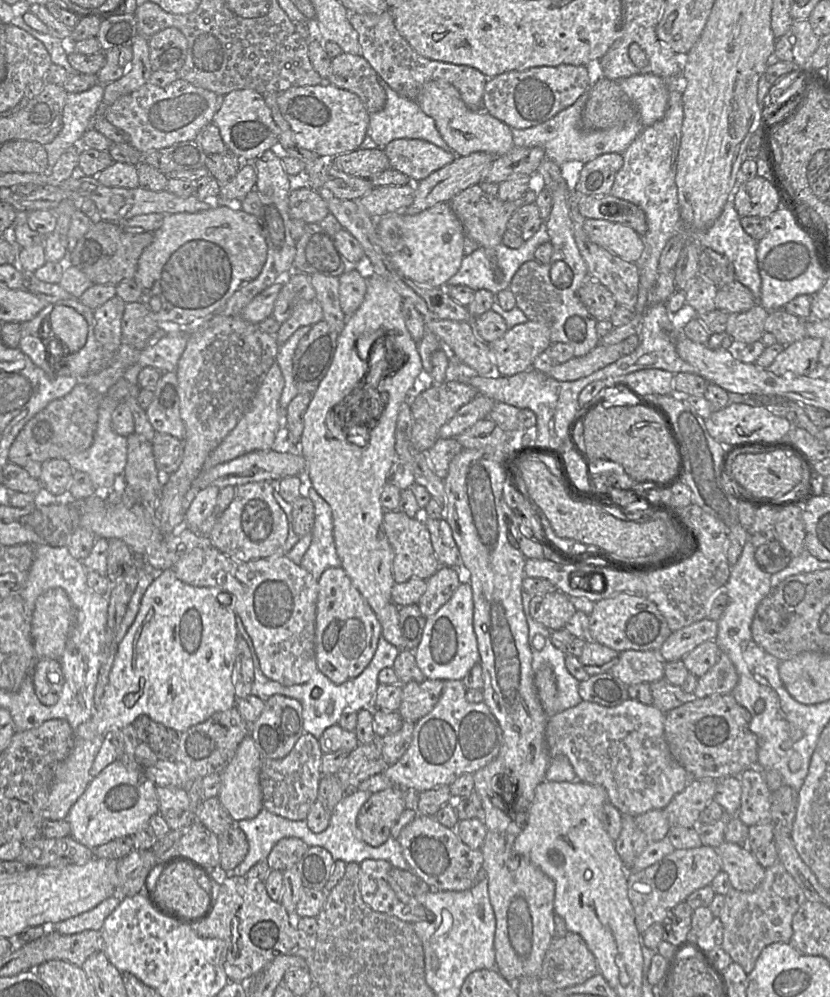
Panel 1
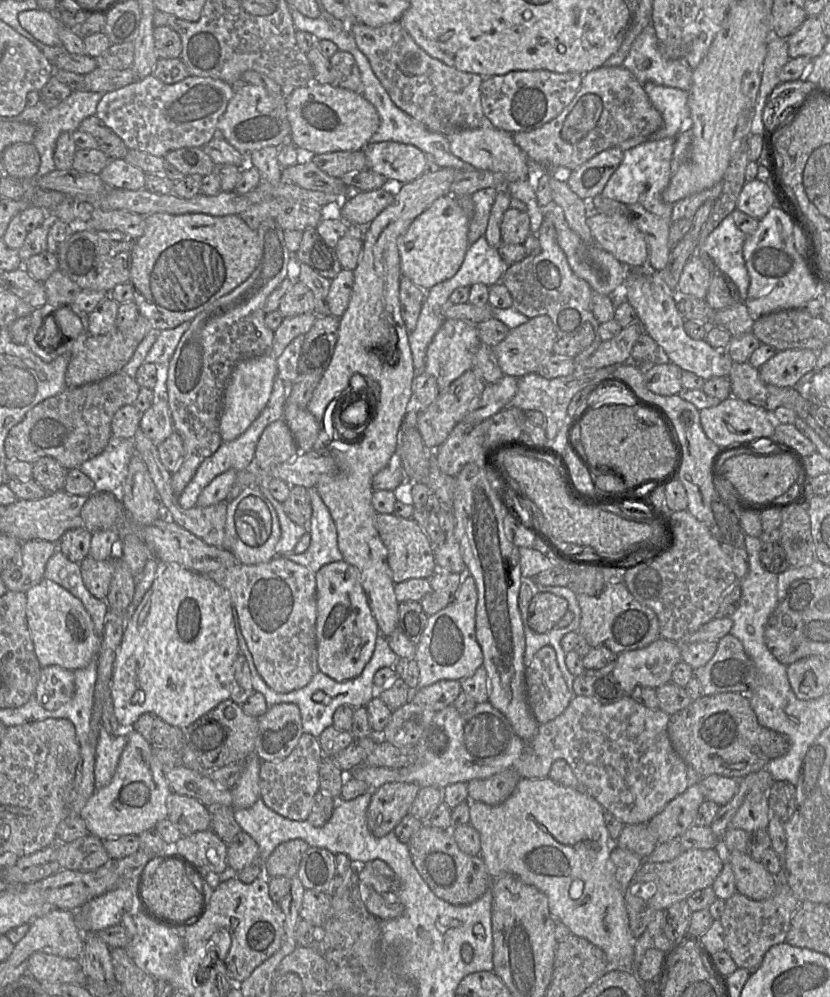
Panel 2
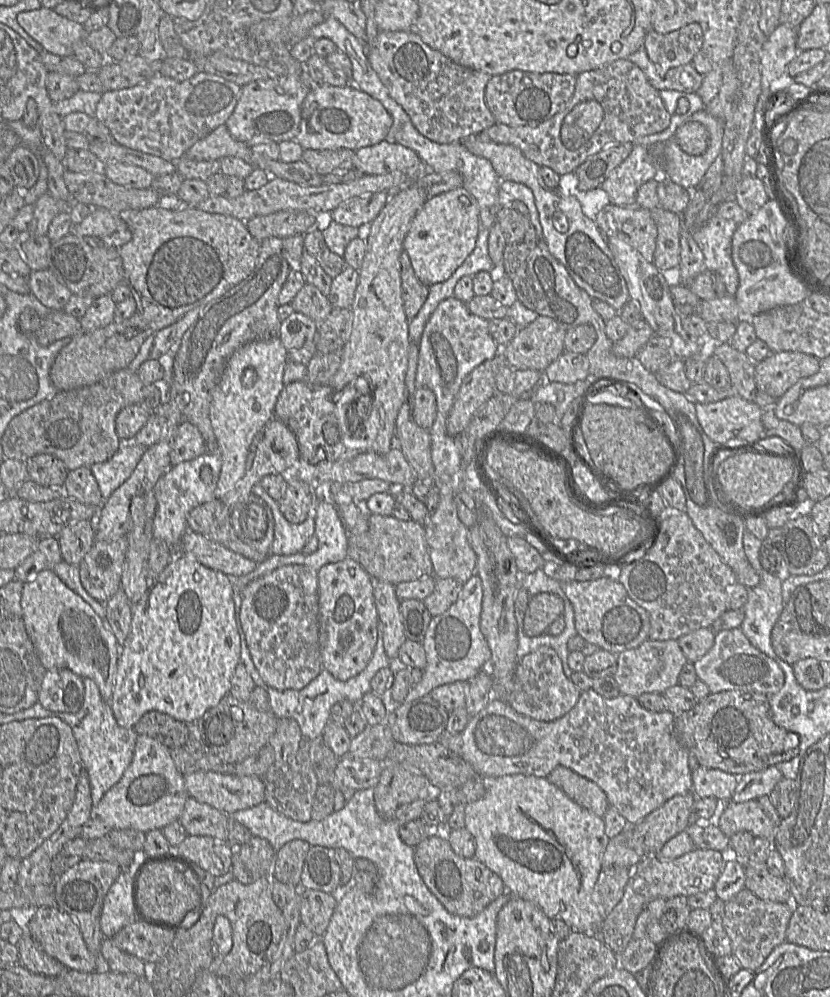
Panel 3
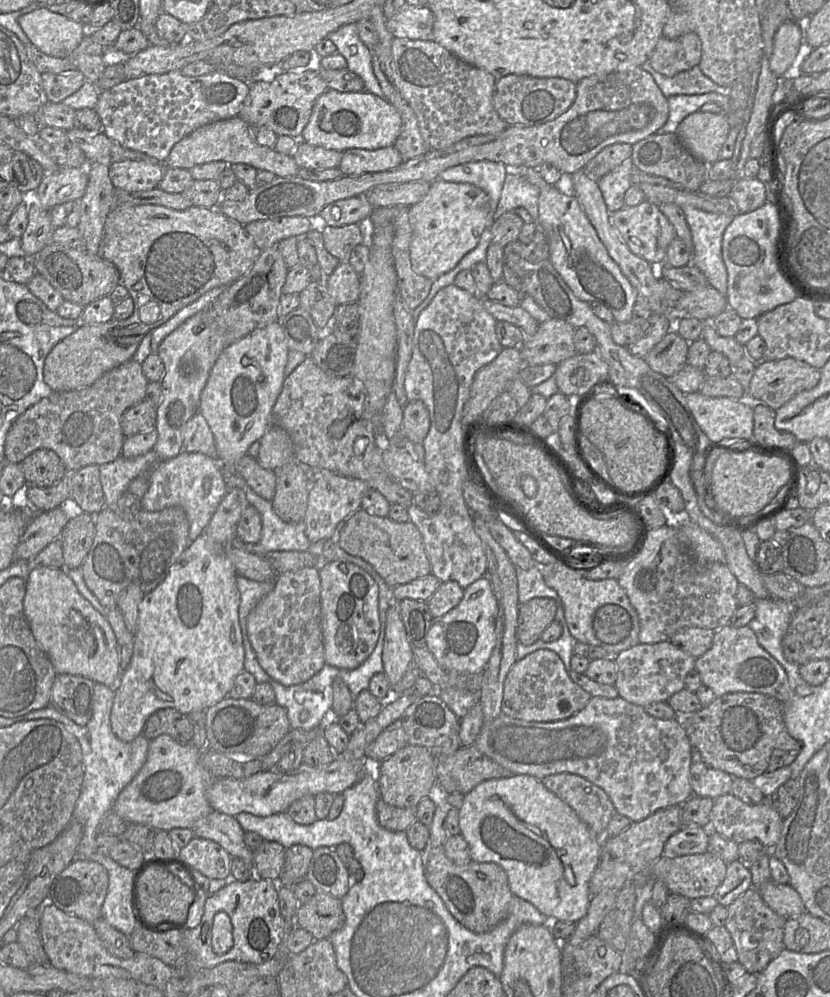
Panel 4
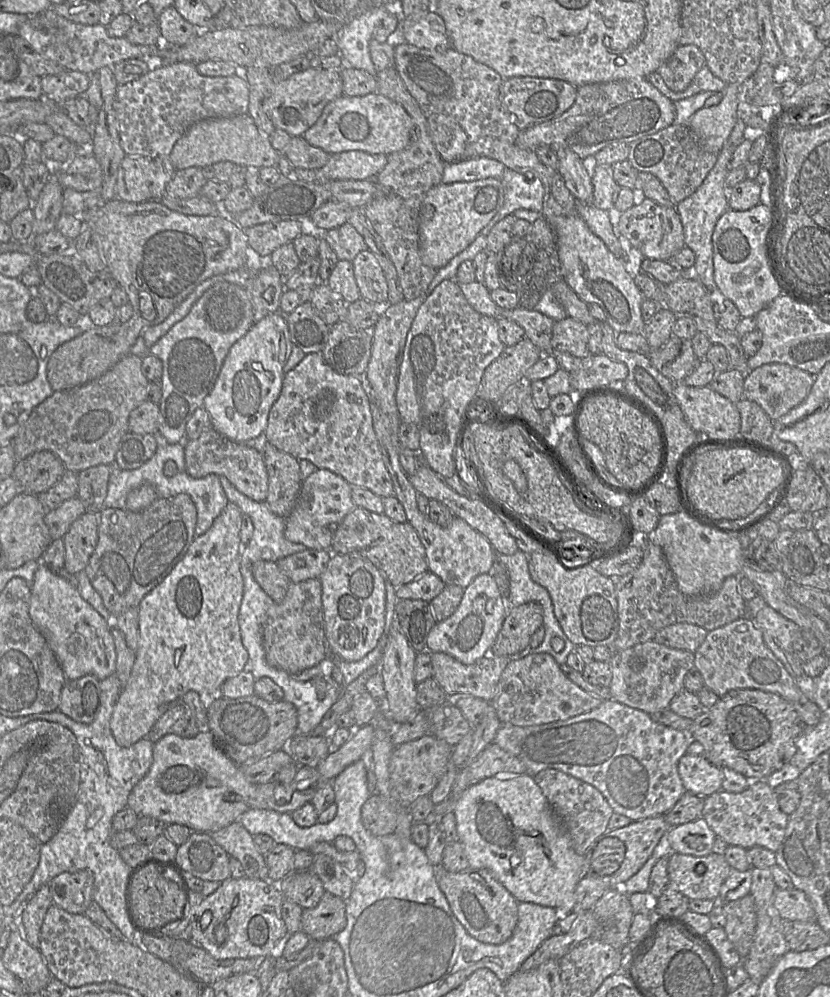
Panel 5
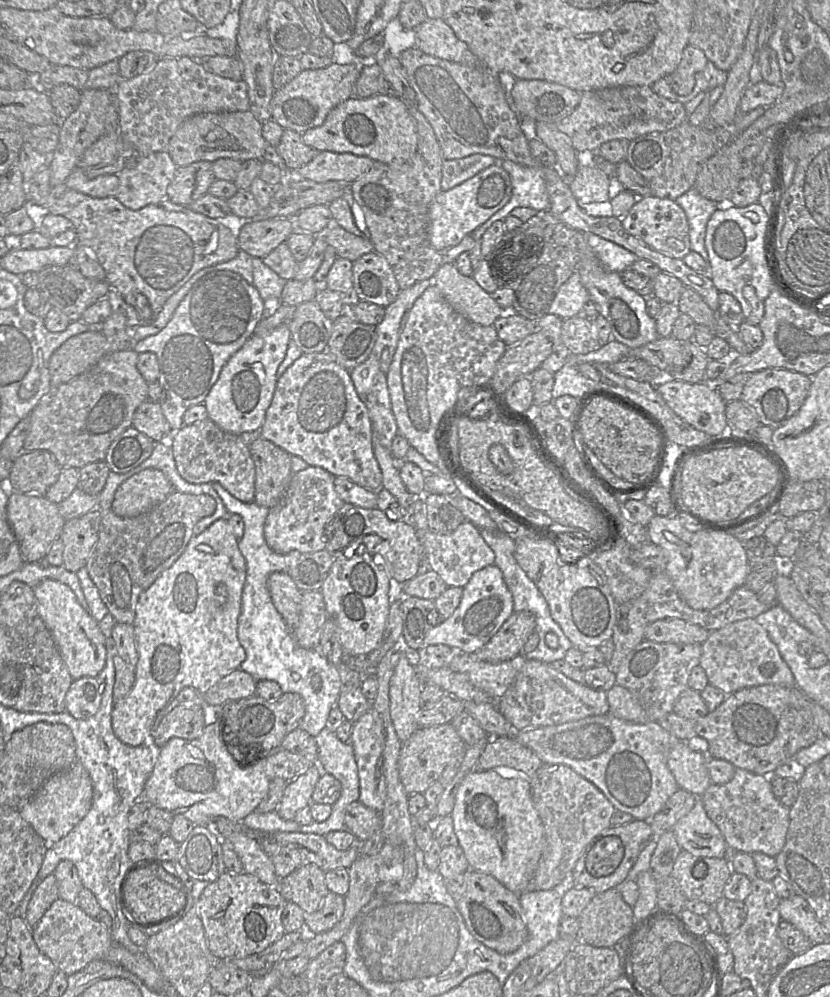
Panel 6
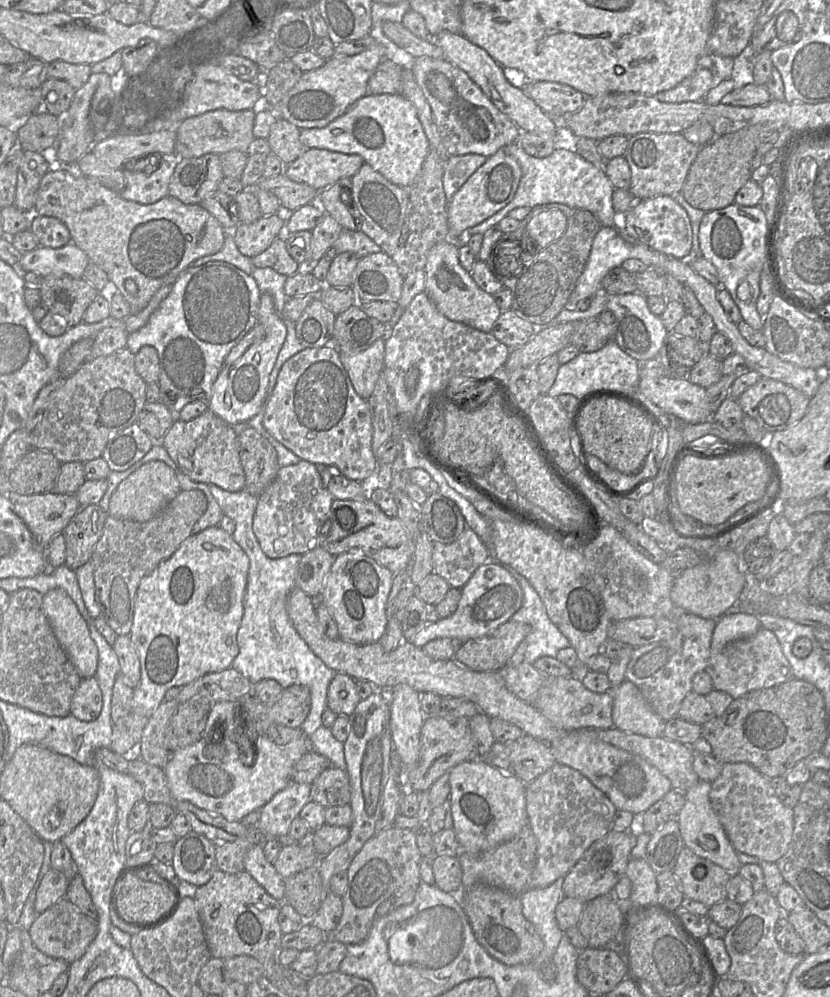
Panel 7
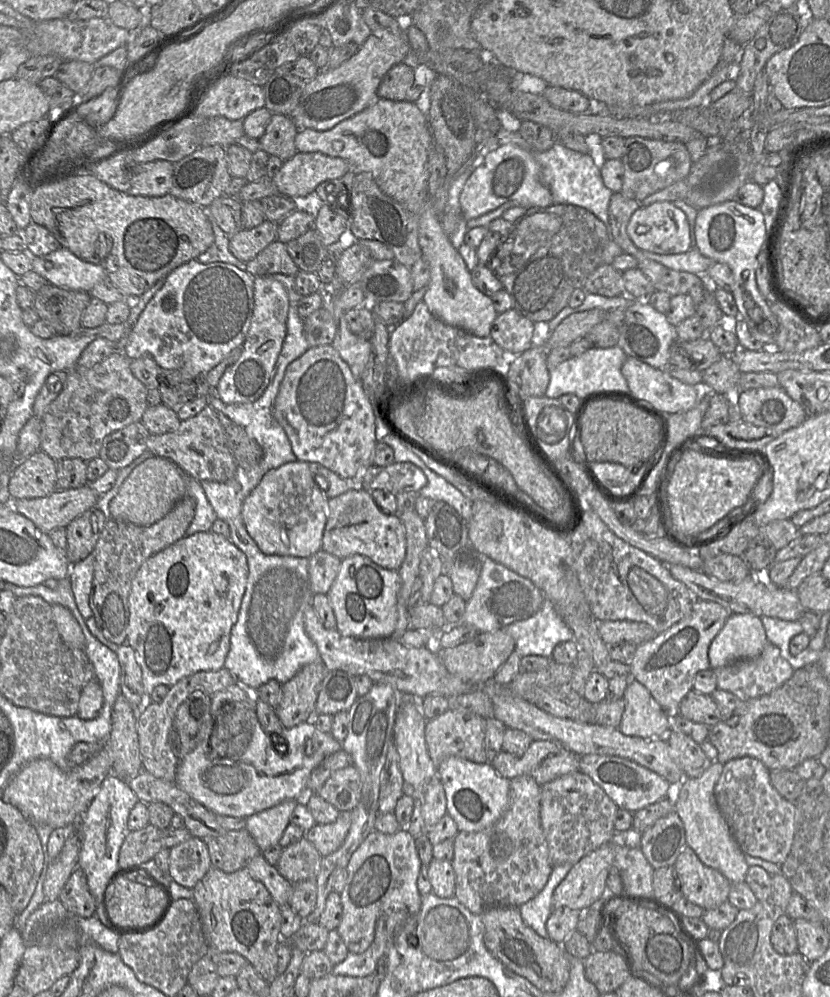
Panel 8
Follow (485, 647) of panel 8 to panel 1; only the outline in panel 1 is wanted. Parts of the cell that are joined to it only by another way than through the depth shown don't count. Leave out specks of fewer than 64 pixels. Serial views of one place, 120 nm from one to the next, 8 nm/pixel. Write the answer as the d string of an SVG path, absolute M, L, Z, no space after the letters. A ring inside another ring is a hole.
M557 589L535 594L529 606L532 618L551 631L565 628L566 623L576 612L569 596Z

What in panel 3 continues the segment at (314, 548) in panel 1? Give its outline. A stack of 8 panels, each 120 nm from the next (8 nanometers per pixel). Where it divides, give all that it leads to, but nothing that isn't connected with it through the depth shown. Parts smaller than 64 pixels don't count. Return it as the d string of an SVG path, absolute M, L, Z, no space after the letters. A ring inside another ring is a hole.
M316 497L314 521L315 535L318 538L318 548L315 552L300 552L293 555L270 554L258 563L251 576L256 576L274 565L304 565L318 571L326 564L346 559L347 530L336 507L329 499Z

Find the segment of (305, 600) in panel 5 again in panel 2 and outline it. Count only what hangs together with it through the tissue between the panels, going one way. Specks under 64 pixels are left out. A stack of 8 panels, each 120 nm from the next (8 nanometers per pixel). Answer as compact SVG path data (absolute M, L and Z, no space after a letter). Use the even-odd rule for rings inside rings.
M277 555L266 563L238 563L204 575L229 591L256 670L267 686L277 693L305 687L319 671L315 573Z

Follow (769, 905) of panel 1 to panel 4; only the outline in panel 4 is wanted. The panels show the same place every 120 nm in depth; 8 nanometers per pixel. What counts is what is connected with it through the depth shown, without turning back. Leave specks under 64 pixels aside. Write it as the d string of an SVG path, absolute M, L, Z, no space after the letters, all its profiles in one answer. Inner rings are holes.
M750 887L733 903L727 906L728 914L724 927L729 932L738 960L749 974L759 974L785 948L784 926L788 918L774 912L763 900L759 891Z

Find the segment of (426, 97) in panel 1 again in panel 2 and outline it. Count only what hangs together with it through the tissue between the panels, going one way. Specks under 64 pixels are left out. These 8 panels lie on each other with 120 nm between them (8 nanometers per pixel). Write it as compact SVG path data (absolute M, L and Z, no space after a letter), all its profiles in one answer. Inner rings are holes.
M489 124L475 129L459 129L446 135L451 152L462 161L481 170L498 174L505 183L528 178L530 159L514 142L512 134Z

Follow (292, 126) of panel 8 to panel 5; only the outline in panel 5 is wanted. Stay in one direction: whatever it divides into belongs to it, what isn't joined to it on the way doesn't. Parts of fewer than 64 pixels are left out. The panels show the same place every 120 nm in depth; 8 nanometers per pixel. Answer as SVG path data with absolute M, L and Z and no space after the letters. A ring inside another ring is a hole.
M302 135L291 138L284 155L294 166L310 170L325 166L331 154L310 145Z

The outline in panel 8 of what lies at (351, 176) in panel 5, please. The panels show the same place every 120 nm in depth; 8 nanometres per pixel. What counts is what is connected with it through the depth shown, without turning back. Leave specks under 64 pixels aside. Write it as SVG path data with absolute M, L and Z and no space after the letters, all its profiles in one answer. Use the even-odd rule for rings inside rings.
M297 152L284 161L271 181L280 195L301 199L315 191L324 181L341 178L350 170L349 163L342 158L320 152Z

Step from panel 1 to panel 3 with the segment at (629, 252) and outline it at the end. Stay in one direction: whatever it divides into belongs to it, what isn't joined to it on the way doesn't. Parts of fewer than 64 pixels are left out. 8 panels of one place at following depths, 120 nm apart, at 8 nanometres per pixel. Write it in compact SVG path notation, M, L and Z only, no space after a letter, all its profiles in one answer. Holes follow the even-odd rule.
M609 204L597 214L595 222L605 239L622 239L653 263L658 231L649 209Z

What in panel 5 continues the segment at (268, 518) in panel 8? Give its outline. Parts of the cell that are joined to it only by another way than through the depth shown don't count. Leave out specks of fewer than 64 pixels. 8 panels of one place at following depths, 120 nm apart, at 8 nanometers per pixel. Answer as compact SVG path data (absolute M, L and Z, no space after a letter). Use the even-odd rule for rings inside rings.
M317 469L302 481L296 505L285 519L284 536L293 543L305 545L307 549L330 550L333 532L329 525L339 524L355 507L351 485L330 470Z

